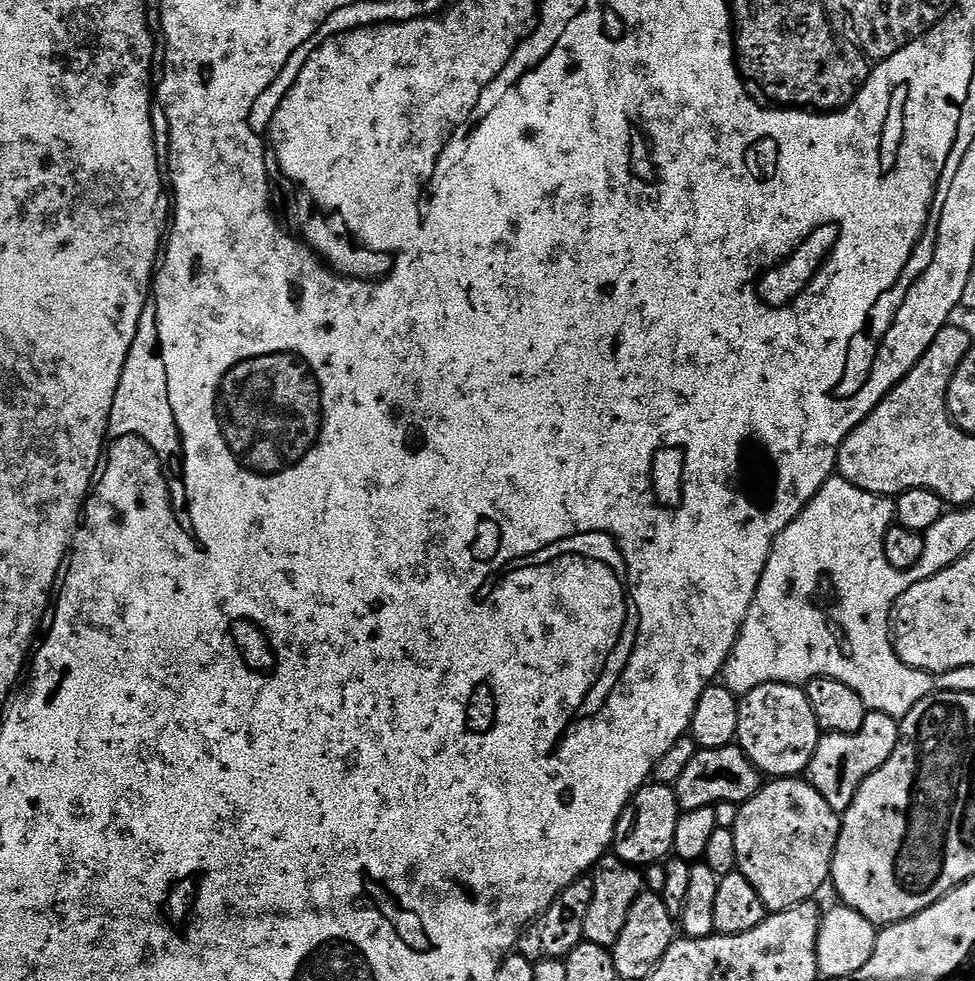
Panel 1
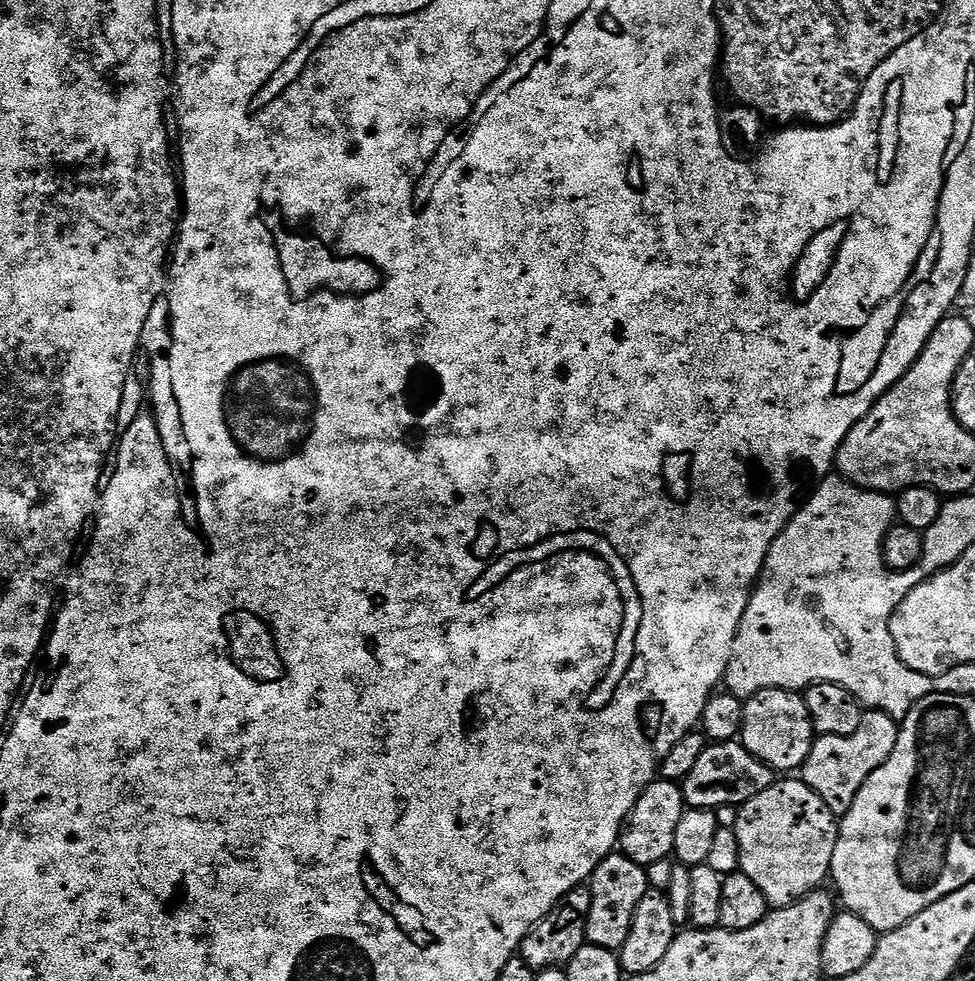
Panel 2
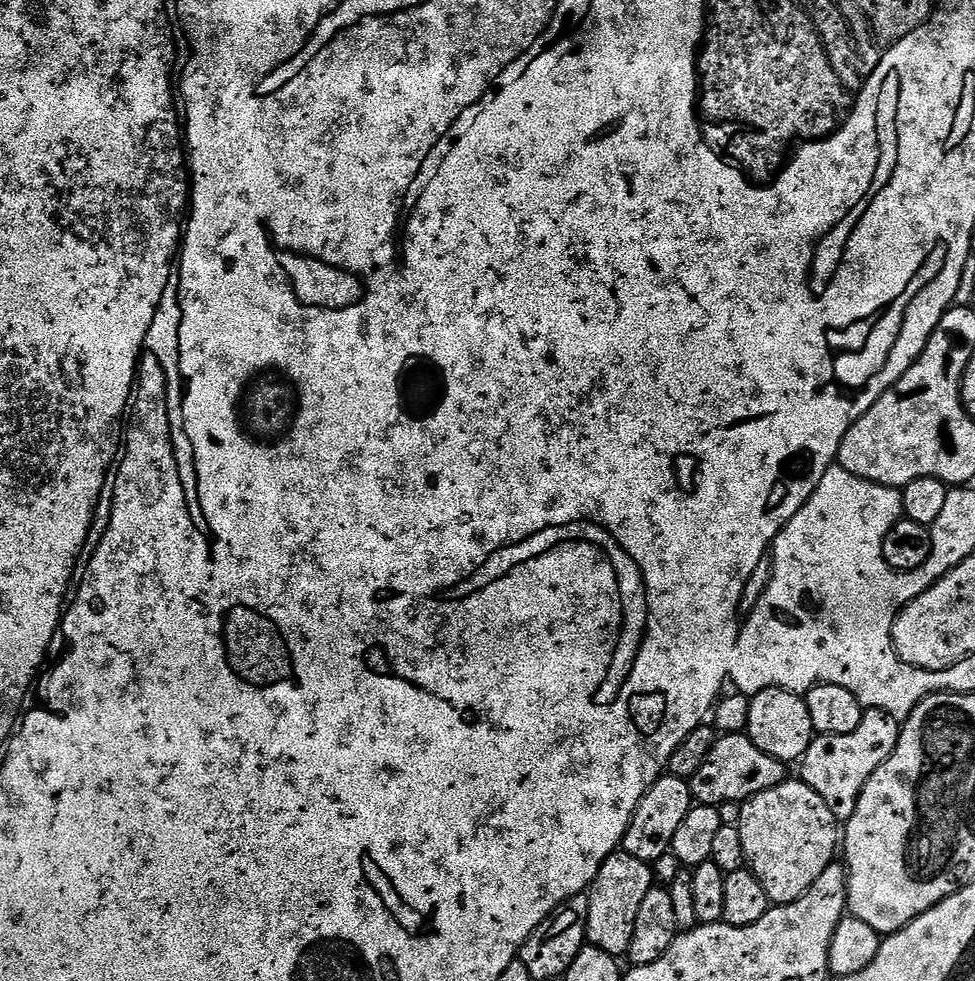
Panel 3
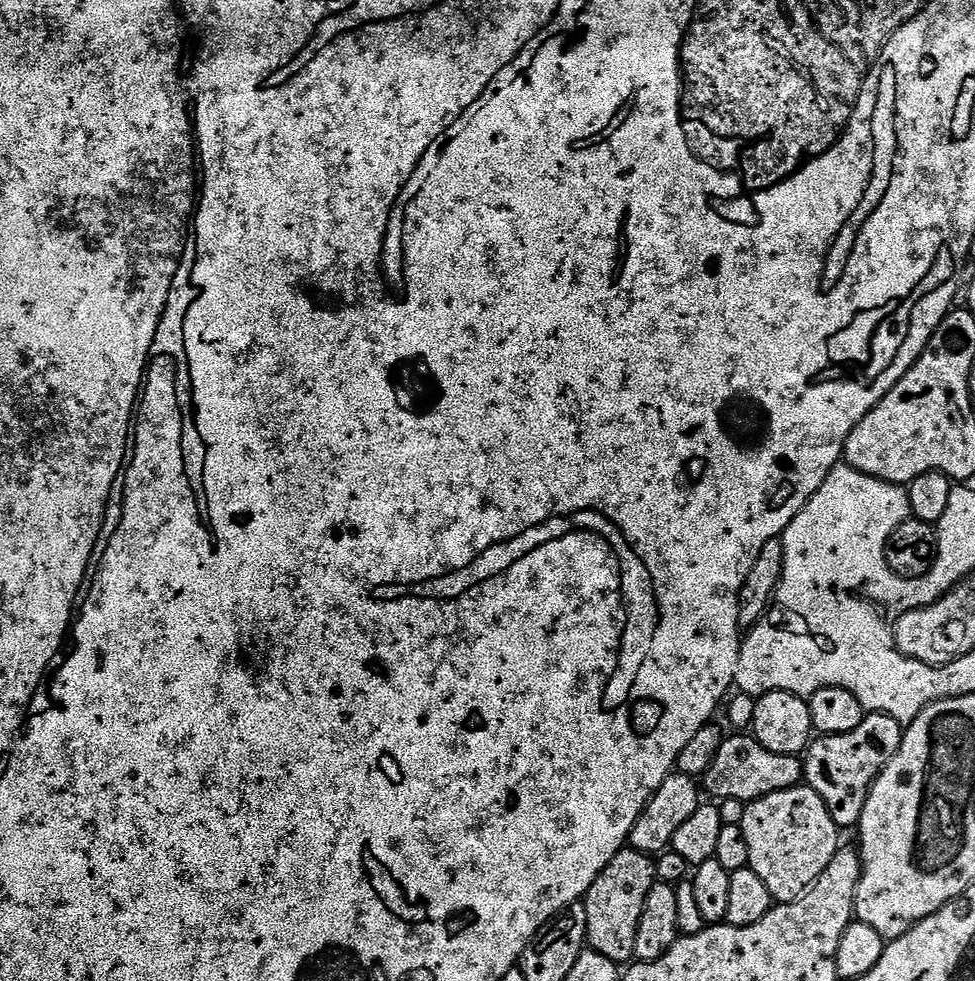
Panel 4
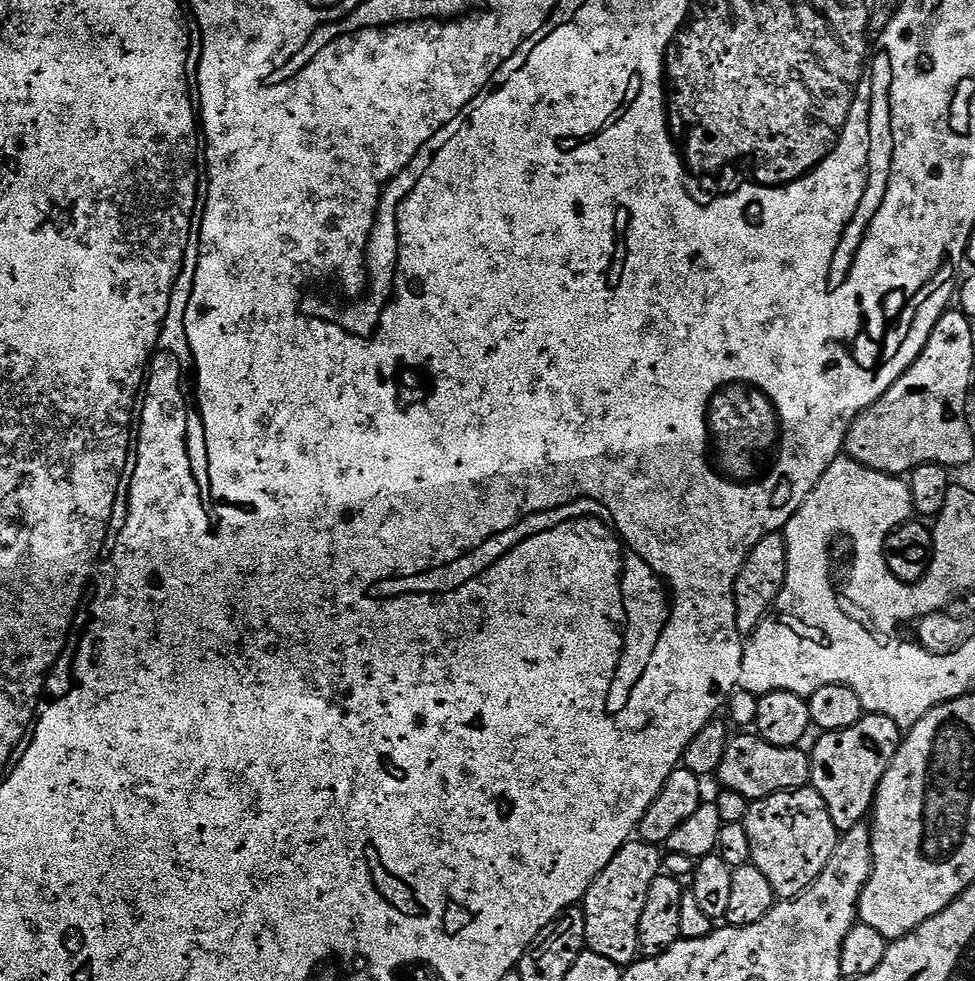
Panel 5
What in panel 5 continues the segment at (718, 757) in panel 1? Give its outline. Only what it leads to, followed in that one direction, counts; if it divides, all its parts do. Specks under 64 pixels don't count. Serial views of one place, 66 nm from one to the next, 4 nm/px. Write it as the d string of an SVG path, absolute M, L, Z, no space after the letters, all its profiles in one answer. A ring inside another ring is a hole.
M736 734L729 739L726 758L722 758L722 766L718 780L729 792L742 794L749 800L769 800L779 792L793 792L806 788L812 782L812 757L803 747L783 748L761 740L756 734Z

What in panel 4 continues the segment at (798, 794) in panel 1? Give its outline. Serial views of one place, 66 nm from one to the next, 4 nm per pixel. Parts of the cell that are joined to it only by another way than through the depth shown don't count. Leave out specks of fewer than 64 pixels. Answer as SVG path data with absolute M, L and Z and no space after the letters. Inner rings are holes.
M807 786L787 788L751 801L739 826L750 850L748 867L766 882L766 890L770 890L776 904L796 903L828 869L842 847L841 829L830 818L826 802Z

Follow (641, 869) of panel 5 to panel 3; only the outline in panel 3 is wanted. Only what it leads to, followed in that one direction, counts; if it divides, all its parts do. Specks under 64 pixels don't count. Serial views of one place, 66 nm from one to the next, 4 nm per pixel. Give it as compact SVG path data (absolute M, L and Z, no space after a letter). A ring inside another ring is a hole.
M617 850L605 858L587 893L590 902L587 943L591 947L601 948L606 954L617 958L627 953L634 938L634 922L638 918L642 898L646 898L646 894L654 886L652 871L653 865L642 862L623 850Z

